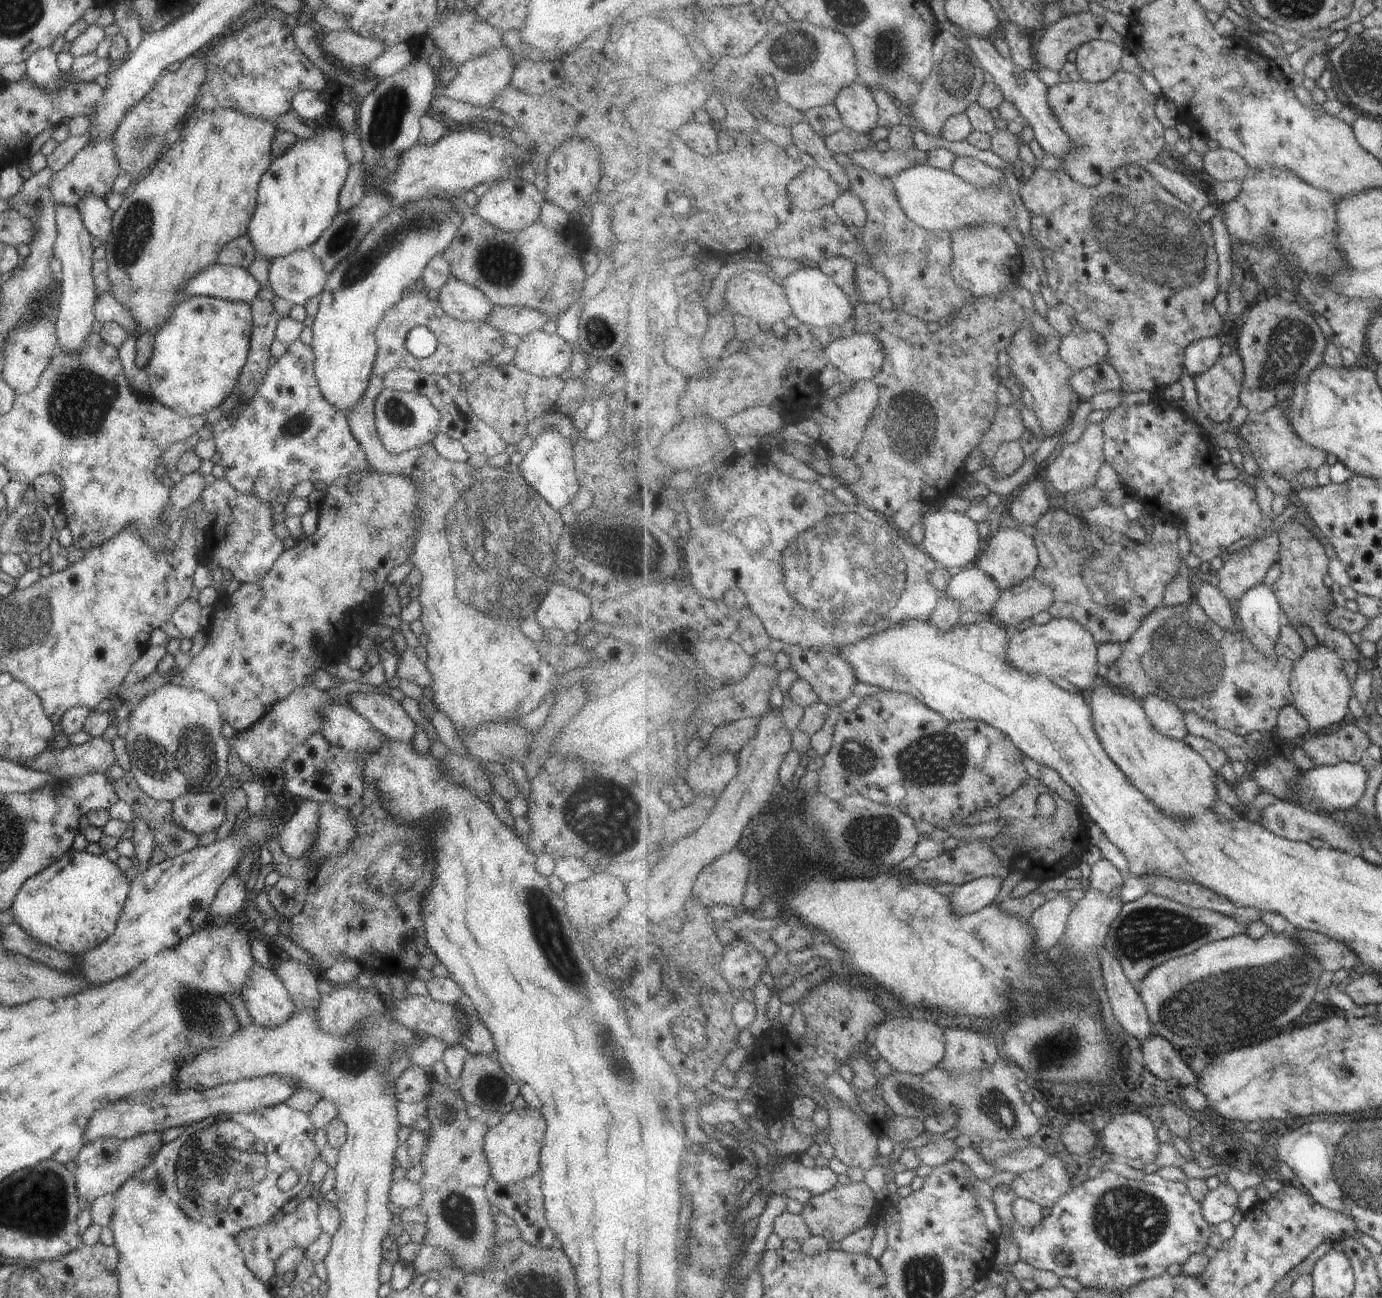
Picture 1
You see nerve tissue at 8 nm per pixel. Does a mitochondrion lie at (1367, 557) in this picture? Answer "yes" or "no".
no

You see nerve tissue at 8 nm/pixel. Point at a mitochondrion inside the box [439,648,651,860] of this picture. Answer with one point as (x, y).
(606, 833)

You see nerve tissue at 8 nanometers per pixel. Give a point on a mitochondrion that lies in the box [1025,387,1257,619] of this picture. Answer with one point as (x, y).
(1121, 576)

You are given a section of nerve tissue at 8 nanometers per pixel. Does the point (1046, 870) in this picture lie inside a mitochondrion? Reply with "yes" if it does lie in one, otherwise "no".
no

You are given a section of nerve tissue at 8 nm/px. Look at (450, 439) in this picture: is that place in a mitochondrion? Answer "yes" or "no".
no

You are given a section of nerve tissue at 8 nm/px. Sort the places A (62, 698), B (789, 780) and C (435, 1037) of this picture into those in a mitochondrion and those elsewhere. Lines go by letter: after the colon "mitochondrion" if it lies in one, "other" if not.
A: other
B: other
C: other

